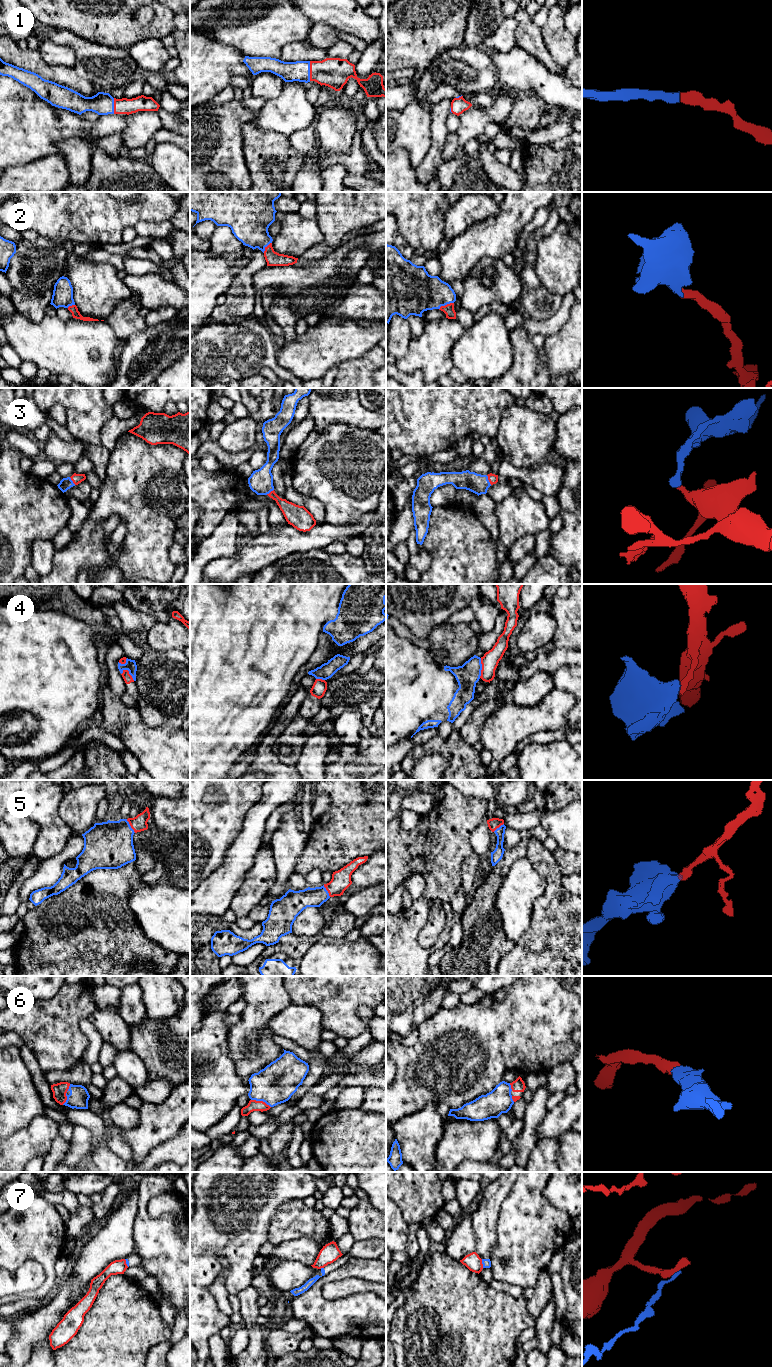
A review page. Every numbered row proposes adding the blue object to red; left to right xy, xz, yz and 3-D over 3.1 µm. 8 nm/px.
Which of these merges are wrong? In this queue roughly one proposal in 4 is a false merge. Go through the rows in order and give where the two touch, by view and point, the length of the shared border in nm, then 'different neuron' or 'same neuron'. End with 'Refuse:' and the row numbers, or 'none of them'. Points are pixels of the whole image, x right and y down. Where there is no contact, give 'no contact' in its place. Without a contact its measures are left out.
1: contact xz (310, 71); length 160 nm; same neuron
2: contact yz (445, 305); length 130 nm; same neuron
3: contact yz (488, 479); length 90 nm; same neuron
4: contact yz (482, 668); length 160 nm; different neuron
5: contact xy (130, 825); length 130 nm; same neuron
6: contact xy (65, 1094); length 180 nm; same neuron
7: contact yz (481, 1263); length 70 nm; different neuron
Refuse: 4, 7

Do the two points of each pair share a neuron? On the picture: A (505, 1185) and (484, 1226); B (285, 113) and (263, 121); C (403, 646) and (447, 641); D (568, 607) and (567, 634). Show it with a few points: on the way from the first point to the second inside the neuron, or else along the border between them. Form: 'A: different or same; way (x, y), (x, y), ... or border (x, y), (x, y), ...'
A: same; way (495, 1195), (490, 1202), (485, 1216)
B: same; way (280, 115), (275, 115), (268, 119)
C: different; border (429, 648), (445, 651), (445, 665)
D: same; way (568, 614), (568, 627)

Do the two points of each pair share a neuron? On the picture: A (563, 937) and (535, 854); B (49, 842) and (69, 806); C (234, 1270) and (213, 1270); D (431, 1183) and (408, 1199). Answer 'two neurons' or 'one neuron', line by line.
A: one neuron
B: two neurons
C: one neuron
D: one neuron

